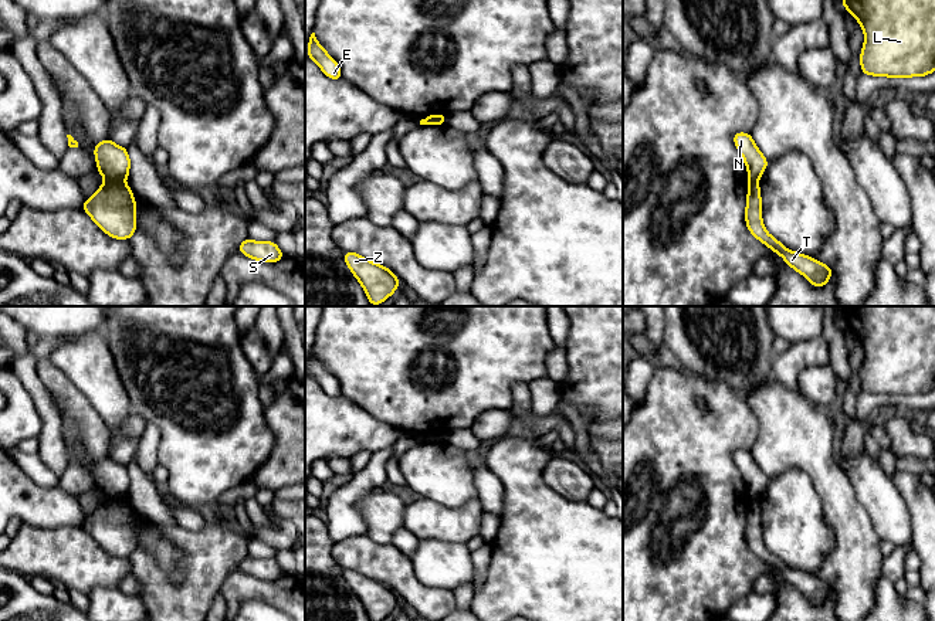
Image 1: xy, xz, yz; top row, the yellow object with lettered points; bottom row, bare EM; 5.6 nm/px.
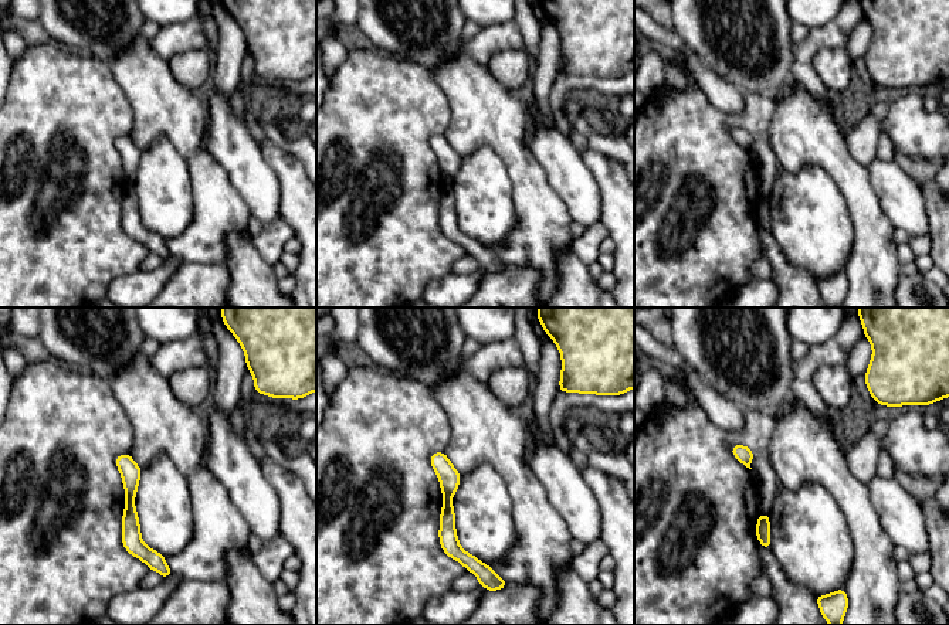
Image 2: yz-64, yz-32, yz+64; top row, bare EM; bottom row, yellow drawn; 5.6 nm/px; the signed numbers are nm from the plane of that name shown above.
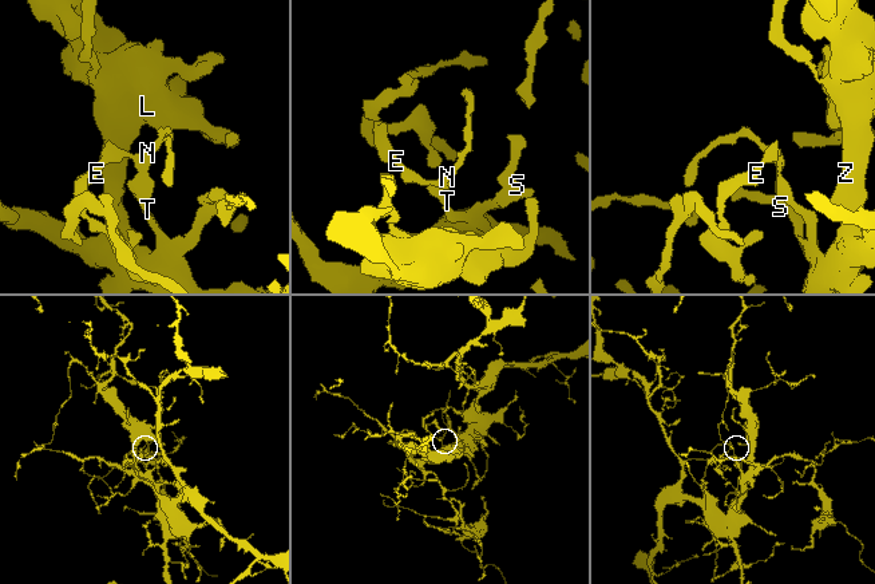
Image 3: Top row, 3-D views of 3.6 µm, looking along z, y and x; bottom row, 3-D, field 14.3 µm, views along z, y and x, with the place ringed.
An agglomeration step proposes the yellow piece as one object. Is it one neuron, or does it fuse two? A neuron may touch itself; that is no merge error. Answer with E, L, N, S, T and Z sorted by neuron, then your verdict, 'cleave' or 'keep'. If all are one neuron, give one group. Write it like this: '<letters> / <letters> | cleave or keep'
E N / L S T Z | cleave

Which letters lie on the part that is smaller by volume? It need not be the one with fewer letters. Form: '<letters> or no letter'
E, N

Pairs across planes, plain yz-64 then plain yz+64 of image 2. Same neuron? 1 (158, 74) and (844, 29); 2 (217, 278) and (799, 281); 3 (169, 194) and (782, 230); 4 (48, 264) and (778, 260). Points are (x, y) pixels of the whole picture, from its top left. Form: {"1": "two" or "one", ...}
{"1": "two", "2": "one", "3": "one", "4": "two"}

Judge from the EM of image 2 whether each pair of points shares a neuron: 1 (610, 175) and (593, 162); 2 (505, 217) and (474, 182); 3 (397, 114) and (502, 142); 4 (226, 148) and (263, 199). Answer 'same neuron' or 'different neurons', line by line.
1: same neuron
2: same neuron
3: different neurons
4: same neuron

